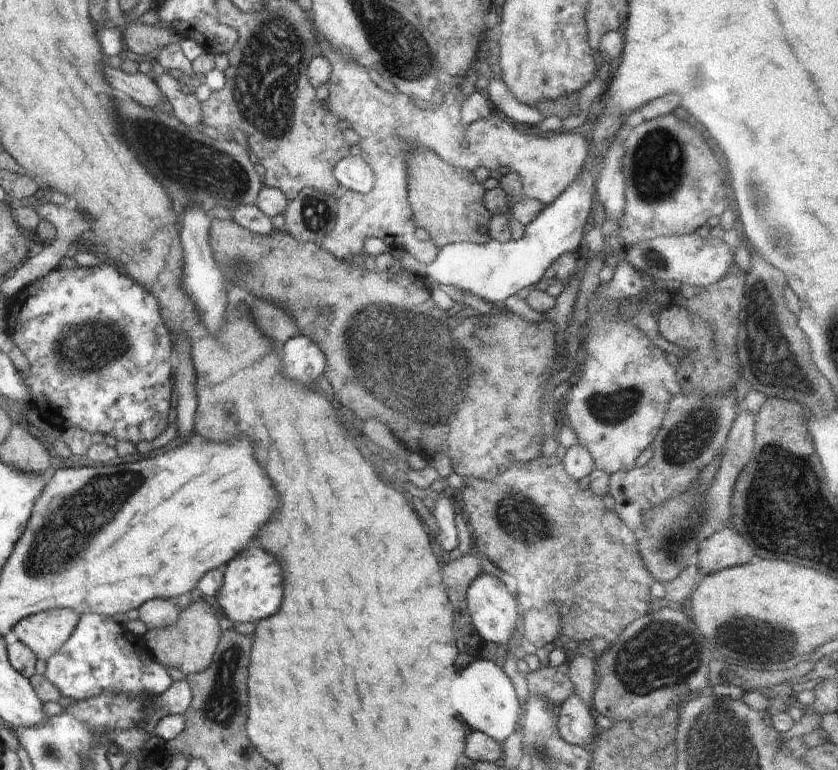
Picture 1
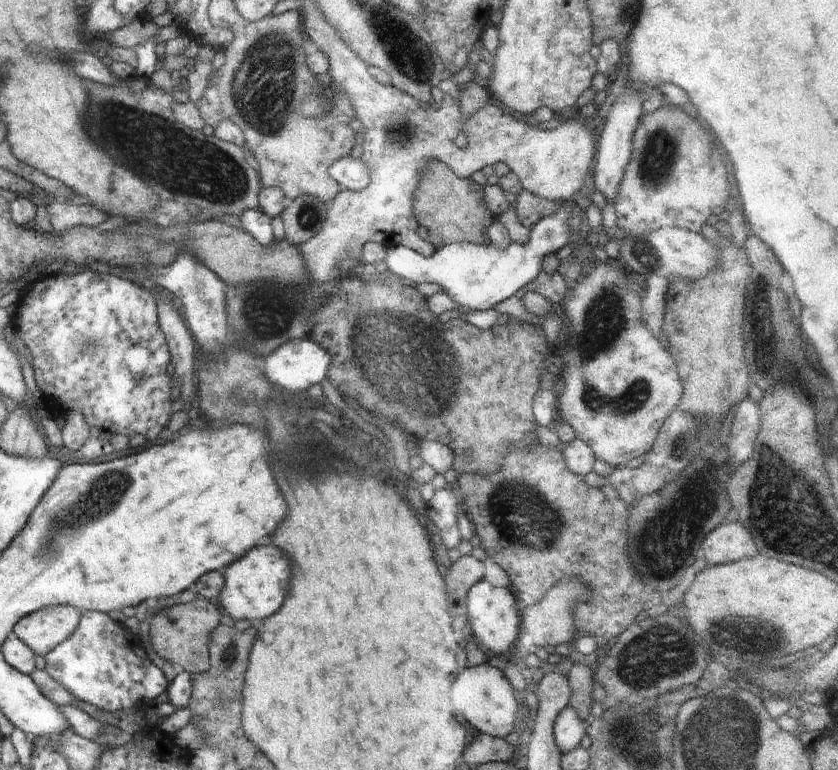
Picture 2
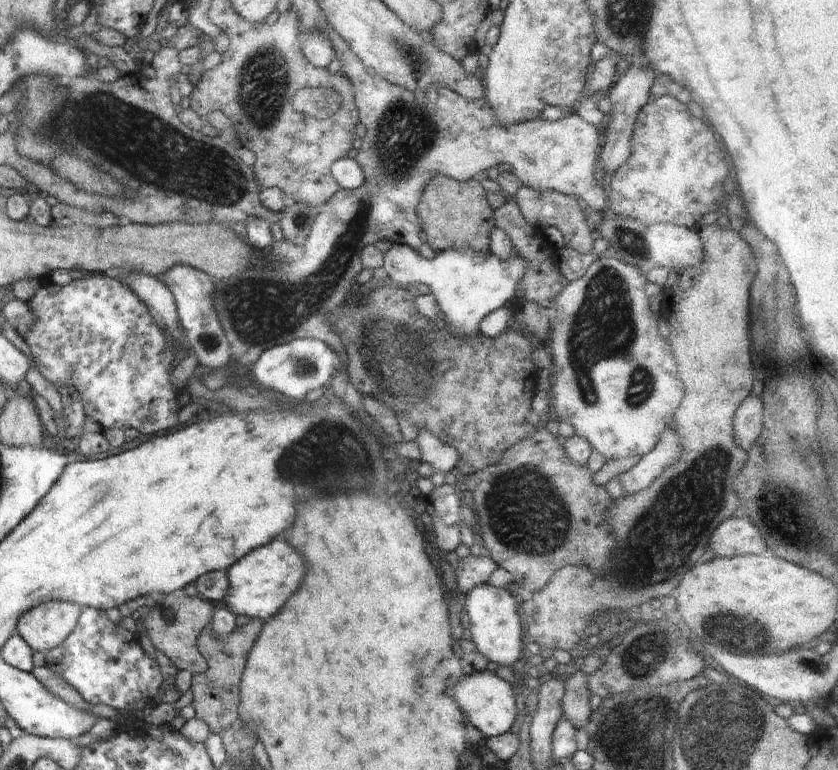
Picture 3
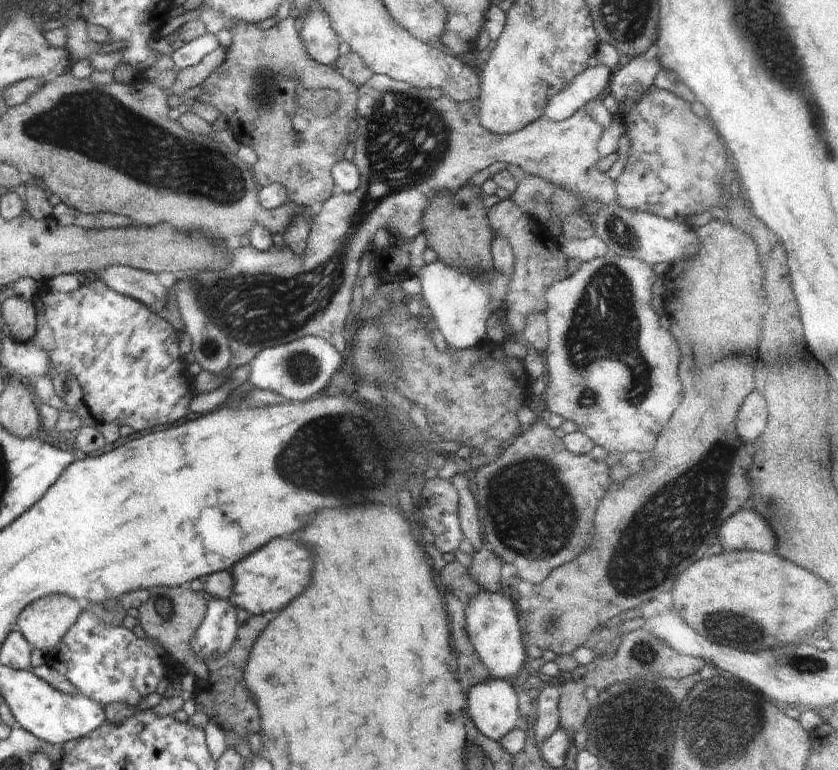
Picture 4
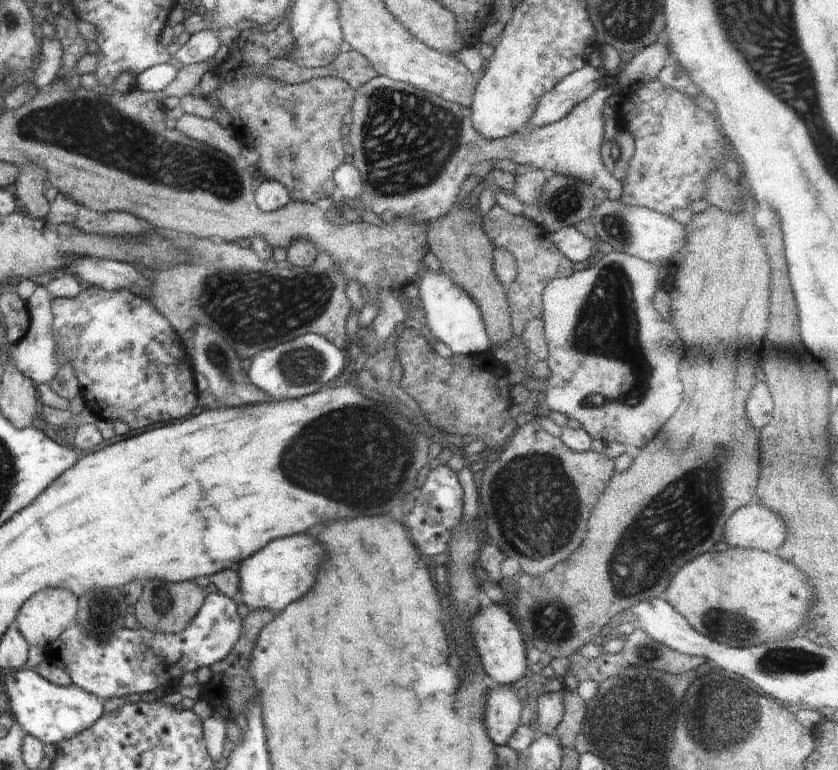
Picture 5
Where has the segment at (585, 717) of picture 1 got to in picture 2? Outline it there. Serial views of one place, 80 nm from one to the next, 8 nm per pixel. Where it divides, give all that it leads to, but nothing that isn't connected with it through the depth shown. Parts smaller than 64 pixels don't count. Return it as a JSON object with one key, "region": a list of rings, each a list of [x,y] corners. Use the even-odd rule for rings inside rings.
{"region":[[[570,706],[558,713],[553,724],[556,746],[561,752],[568,752],[580,746],[580,740],[587,730],[588,722],[584,722],[575,708]]]}

